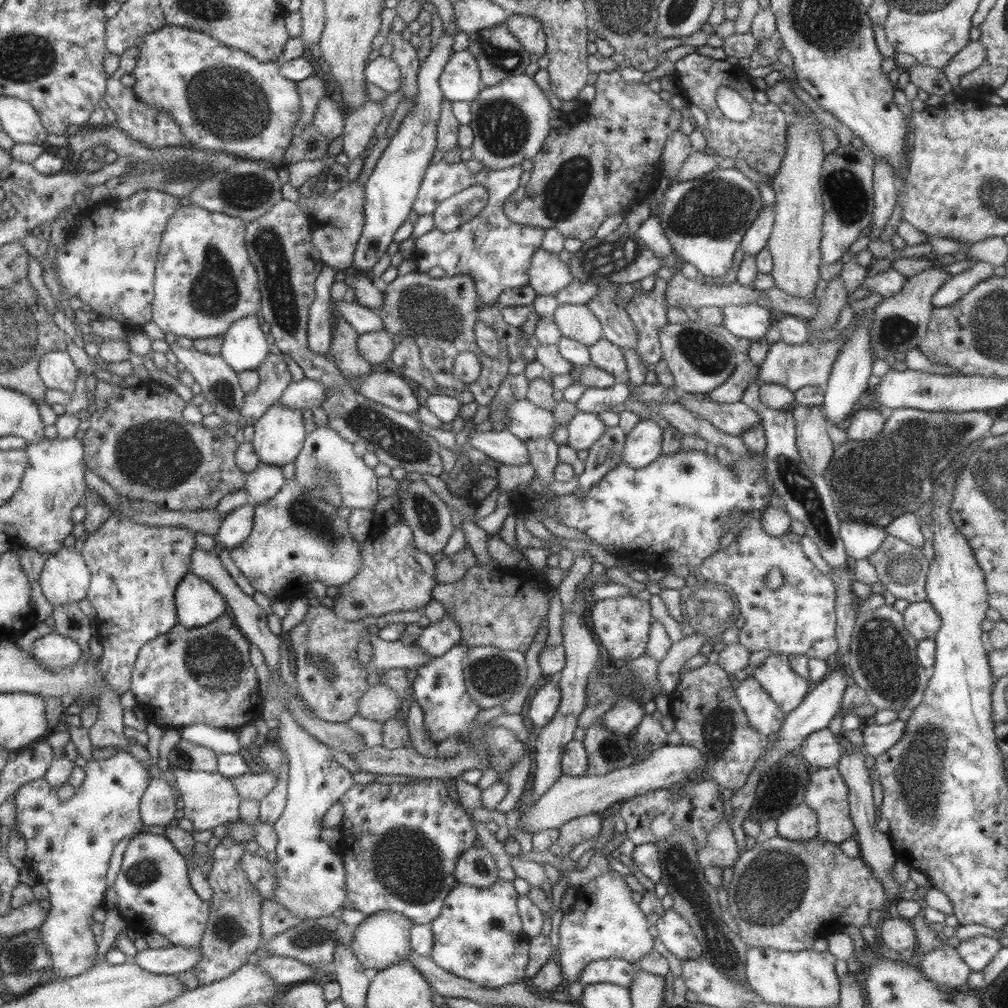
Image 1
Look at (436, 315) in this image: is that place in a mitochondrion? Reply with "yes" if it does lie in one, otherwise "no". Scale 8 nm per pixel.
yes

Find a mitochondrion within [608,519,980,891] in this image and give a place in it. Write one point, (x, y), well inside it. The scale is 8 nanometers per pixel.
(920, 772)

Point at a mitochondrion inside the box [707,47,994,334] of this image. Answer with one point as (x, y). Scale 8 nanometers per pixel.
(847, 192)

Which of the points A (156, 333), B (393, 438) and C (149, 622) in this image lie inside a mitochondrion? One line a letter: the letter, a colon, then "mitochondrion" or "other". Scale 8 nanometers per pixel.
A: other
B: mitochondrion
C: other

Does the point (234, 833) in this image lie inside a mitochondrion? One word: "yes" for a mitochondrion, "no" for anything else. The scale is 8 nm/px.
no

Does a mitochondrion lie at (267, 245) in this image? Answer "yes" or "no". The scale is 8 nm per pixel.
yes

